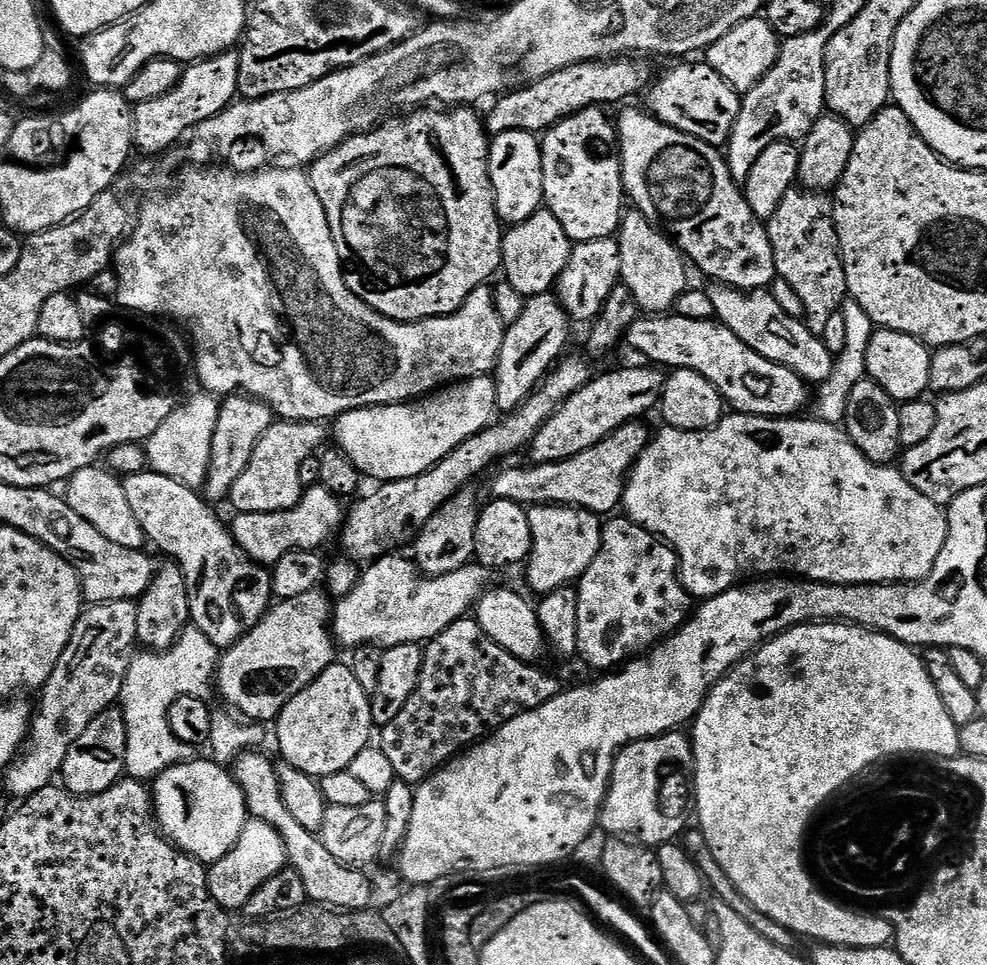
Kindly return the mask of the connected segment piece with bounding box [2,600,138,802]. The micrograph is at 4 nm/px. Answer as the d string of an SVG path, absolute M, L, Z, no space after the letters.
M115 600L105 604L94 604L85 607L78 622L74 626L74 634L70 634L70 642L66 650L62 650L62 658L58 658L58 666L54 666L54 674L39 689L40 705L35 705L28 730L28 738L24 741L22 751L16 759L3 769L4 788L9 797L17 796L23 802L38 790L49 787L52 779L60 776L60 767L64 765L66 754L78 738L82 738L82 730L98 718L106 709L113 707L120 699L120 691L126 678L126 670L138 648L136 631L138 630L138 614L136 604L131 600Z

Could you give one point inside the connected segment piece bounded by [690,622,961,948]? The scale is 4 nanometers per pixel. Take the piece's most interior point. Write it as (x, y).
(823, 701)

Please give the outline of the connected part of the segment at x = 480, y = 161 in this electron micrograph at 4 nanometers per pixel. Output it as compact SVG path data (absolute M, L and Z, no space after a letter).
M460 106L455 110L412 110L407 114L389 118L371 132L359 132L344 140L336 148L313 160L310 165L312 189L318 194L326 210L330 234L334 234L334 246L338 246L340 262L344 266L344 281L349 290L366 306L373 308L391 320L401 320L407 324L417 320L429 320L435 316L453 316L464 305L464 300L474 294L474 290L485 287L495 272L502 268L502 221L496 213L496 199L488 173L488 150L490 136L483 119L475 116L473 109Z

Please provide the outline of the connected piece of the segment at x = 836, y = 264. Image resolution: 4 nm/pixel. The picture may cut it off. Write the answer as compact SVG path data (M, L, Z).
M794 186L788 191L786 198L782 198L782 202L778 202L778 210L774 210L772 217L766 222L766 227L770 246L774 250L777 277L790 282L790 286L794 286L794 294L798 294L798 298L802 298L808 329L815 336L821 337L826 322L833 317L835 312L843 309L844 301L848 296L844 263L840 257L840 246L836 242L836 217L833 201L823 192L813 192L800 186Z

